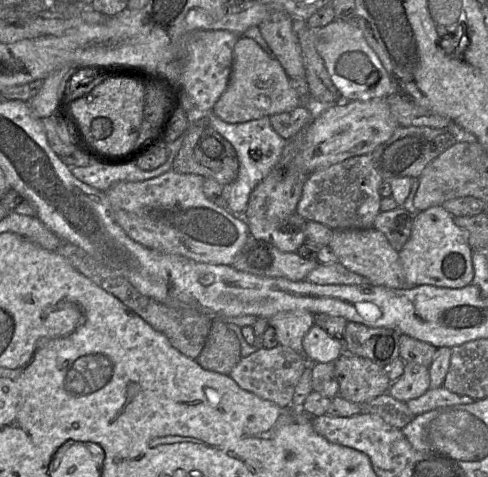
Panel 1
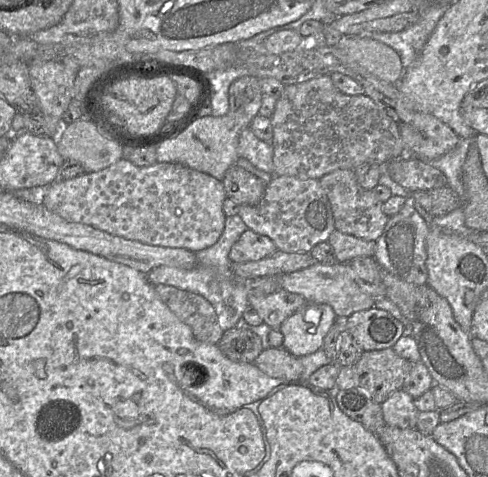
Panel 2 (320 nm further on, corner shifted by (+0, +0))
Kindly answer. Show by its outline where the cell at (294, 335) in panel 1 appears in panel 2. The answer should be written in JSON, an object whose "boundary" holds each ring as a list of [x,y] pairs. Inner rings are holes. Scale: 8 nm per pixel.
{"boundary":[[[280,289],[265,296],[249,295],[248,303],[265,324],[272,329],[279,329],[289,316],[309,302],[299,294]]]}

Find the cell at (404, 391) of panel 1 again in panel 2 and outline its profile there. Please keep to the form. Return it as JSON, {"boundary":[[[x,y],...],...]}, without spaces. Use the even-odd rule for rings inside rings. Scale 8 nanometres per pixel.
{"boundary":[[[404,389],[392,393],[381,403],[382,415],[385,423],[402,429],[416,428],[418,409],[412,398]]]}

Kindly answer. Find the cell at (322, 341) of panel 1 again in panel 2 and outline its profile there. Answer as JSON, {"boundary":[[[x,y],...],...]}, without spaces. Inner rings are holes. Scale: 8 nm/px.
{"boundary":[[[306,303],[289,316],[279,327],[283,334],[283,348],[295,357],[312,354],[321,349],[324,338],[337,320],[333,308],[327,304]]]}

